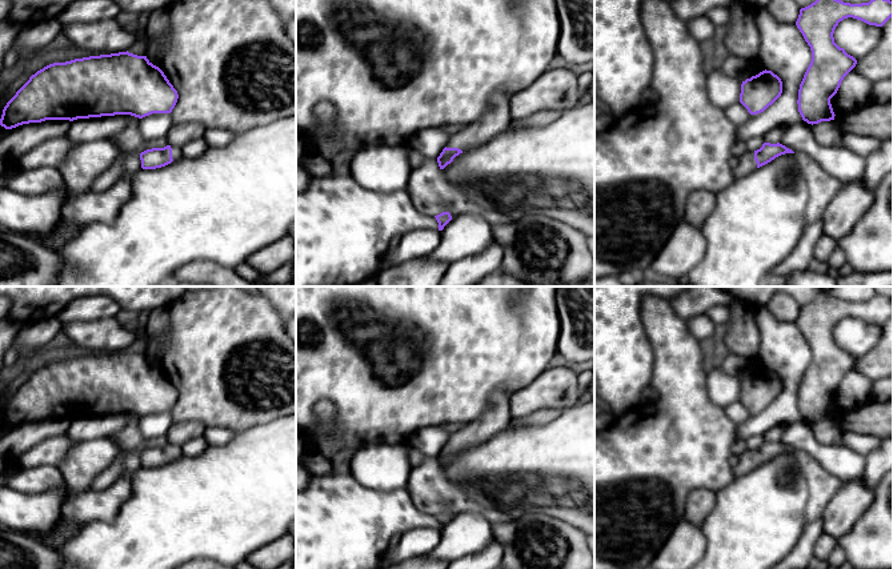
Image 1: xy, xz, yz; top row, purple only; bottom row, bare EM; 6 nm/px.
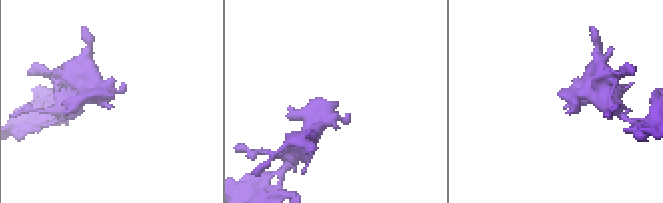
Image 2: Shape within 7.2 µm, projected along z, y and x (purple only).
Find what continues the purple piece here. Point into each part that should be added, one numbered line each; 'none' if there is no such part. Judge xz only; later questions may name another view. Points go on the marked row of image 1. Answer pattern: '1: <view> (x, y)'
1: xz (496, 119)

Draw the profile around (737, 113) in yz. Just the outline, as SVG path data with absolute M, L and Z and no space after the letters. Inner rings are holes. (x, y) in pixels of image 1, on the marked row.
M738 101L729 105L725 111L726 117L736 125L741 125L749 120L752 116L748 109Z

